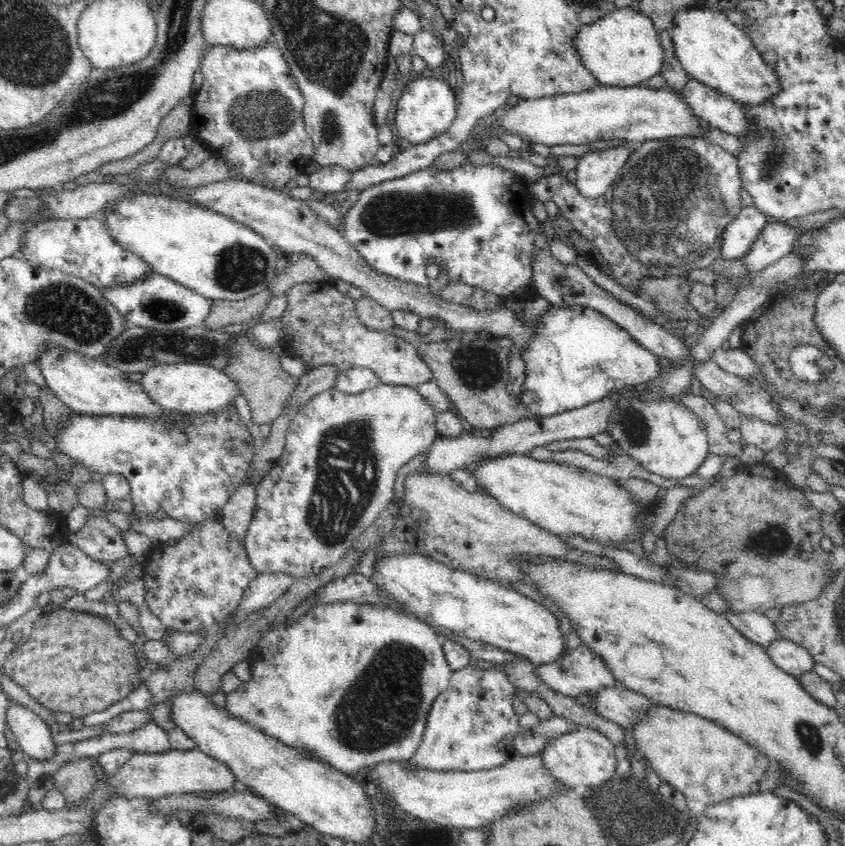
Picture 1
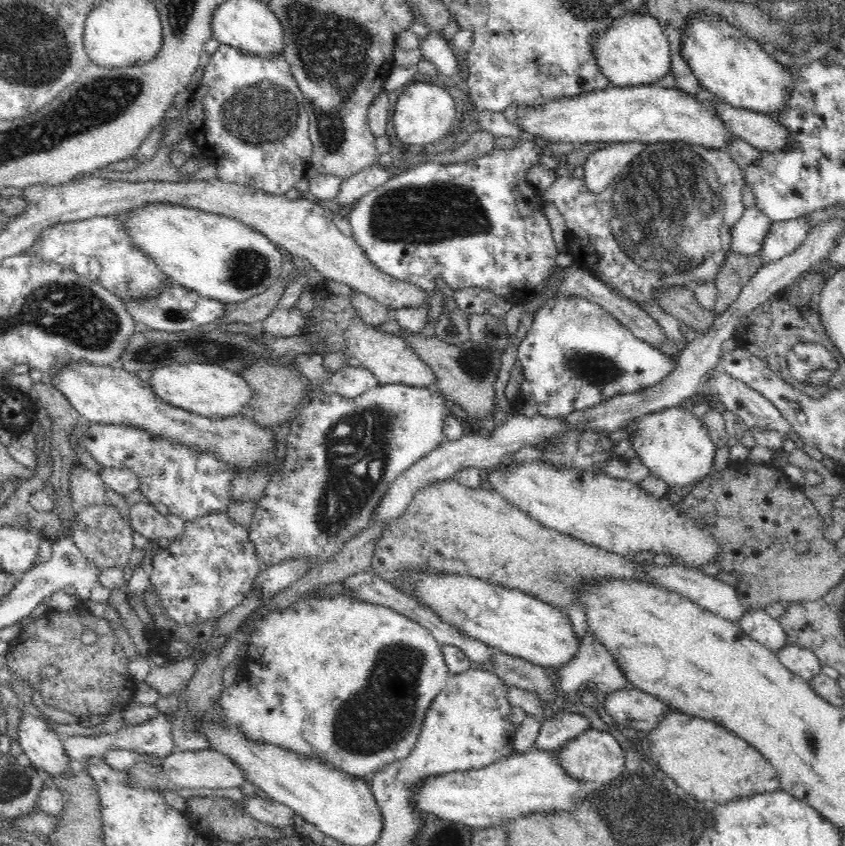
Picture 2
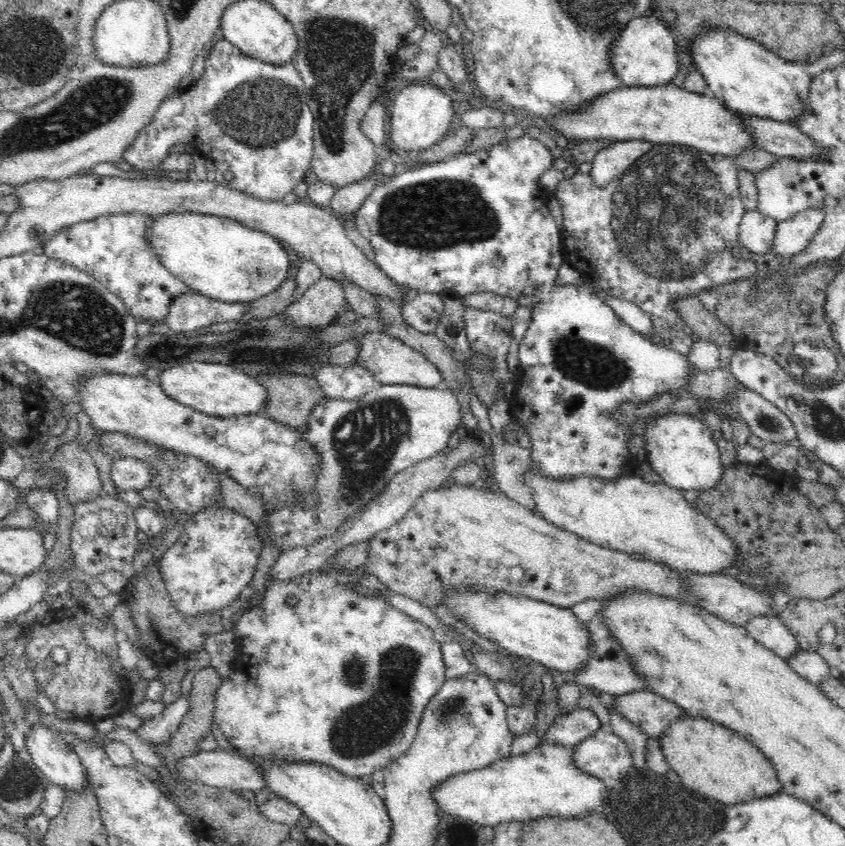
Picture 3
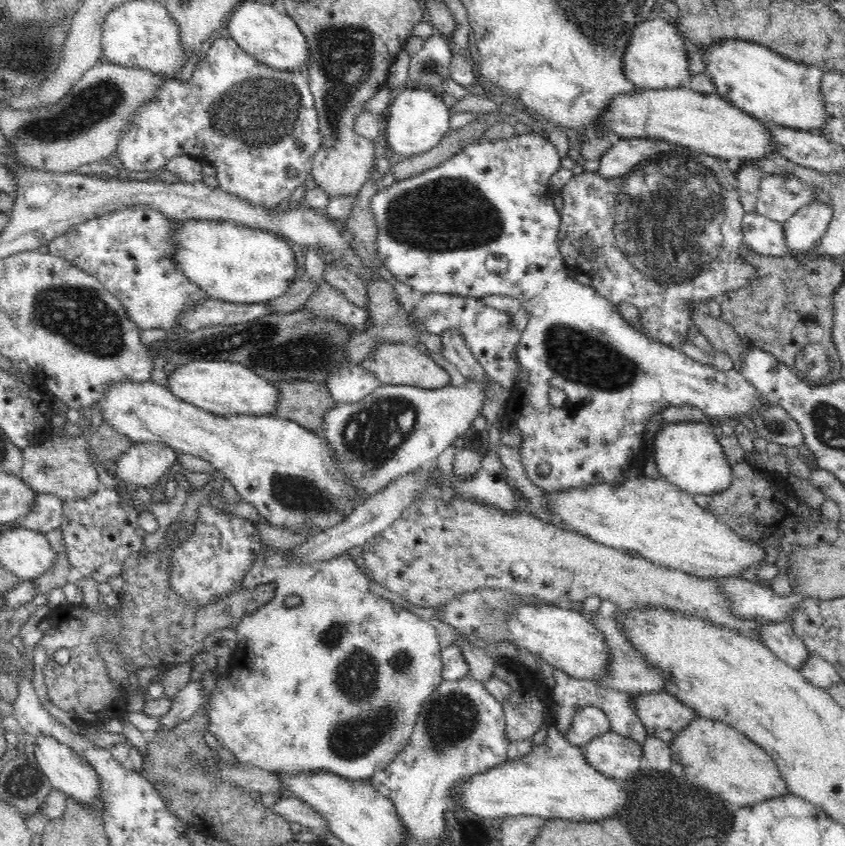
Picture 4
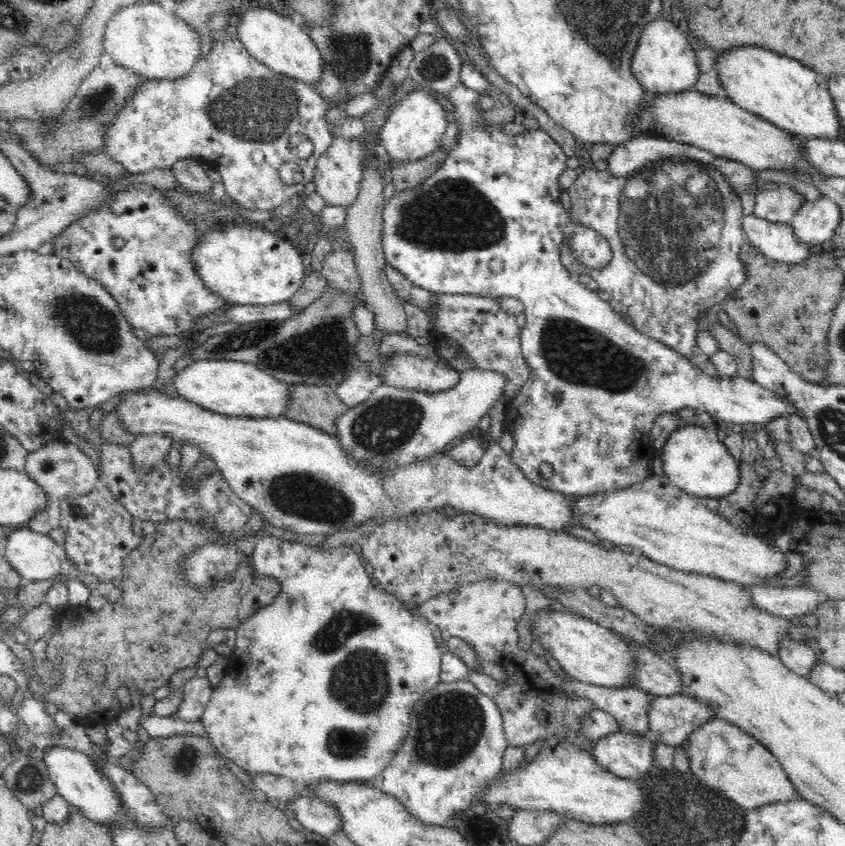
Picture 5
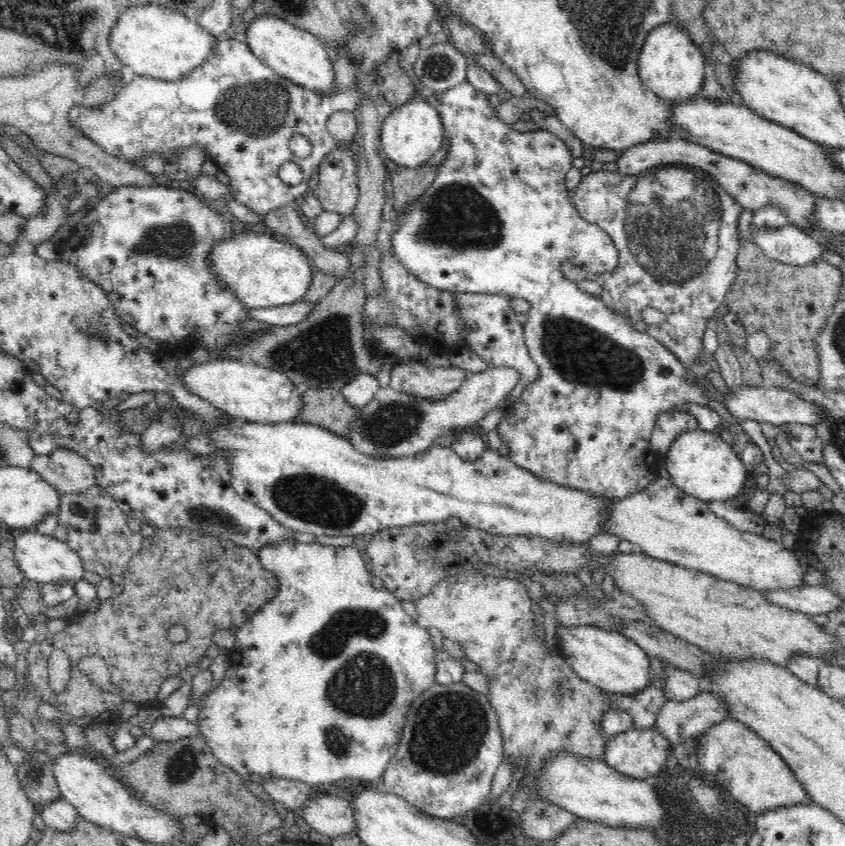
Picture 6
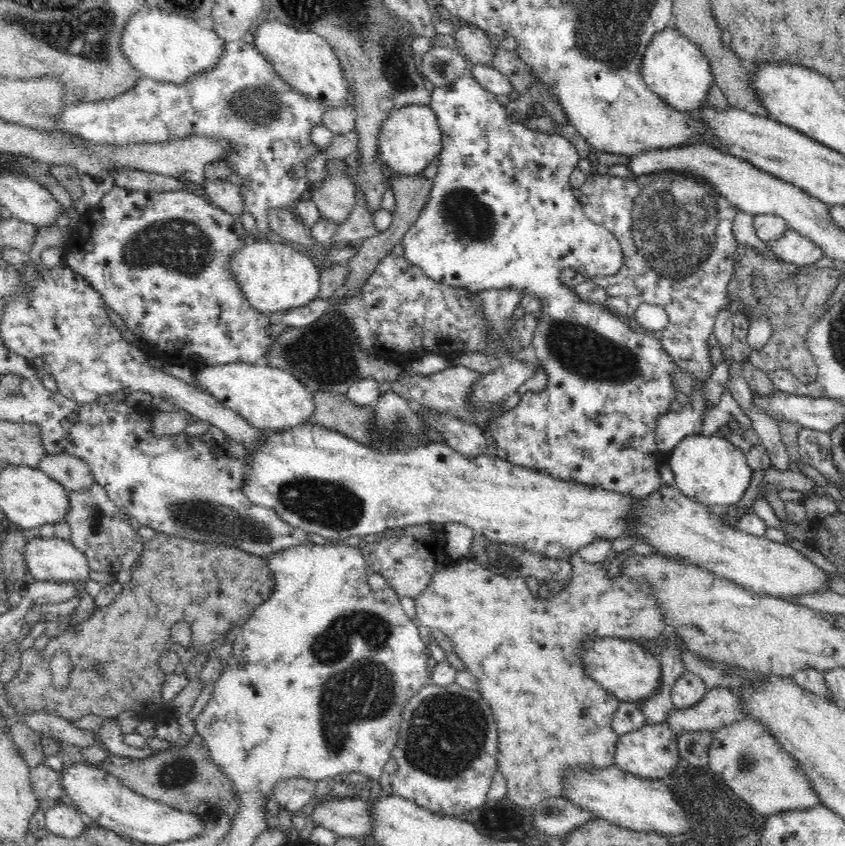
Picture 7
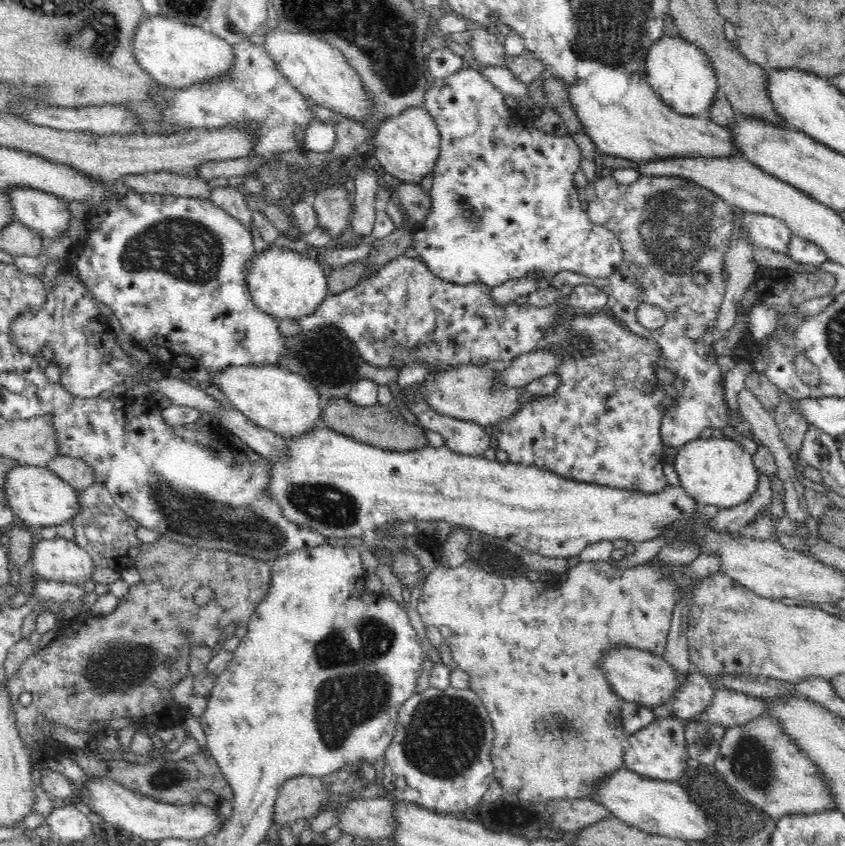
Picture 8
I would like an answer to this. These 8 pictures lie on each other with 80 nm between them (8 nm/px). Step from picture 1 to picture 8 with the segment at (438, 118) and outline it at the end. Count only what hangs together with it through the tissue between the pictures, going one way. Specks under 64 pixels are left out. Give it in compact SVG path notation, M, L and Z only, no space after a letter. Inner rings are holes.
M410 107L397 115L390 115L374 132L370 153L385 168L394 183L420 183L432 173L441 149L441 134L426 107Z

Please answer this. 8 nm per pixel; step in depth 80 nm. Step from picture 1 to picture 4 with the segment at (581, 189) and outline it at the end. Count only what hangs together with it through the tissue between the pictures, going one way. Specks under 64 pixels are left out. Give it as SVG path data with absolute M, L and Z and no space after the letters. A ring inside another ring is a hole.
M648 138L615 139L613 145L599 158L598 173L602 179L614 179L631 172L638 163L658 153L679 149L682 146Z

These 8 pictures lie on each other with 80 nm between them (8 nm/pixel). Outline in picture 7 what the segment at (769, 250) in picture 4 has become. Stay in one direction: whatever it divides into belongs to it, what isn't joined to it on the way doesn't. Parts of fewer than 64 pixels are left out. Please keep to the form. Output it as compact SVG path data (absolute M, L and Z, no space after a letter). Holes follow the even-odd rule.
M788 227L776 240L767 242L767 247L784 262L798 267L812 266L824 255L823 250L812 240Z

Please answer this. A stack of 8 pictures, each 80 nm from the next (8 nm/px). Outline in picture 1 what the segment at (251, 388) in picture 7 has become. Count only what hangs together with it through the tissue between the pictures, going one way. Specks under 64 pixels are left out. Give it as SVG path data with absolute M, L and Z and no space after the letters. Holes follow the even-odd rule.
M157 364L143 373L140 385L158 407L170 412L195 415L218 412L222 408L235 406L236 398L242 396L238 385L232 382L228 374L203 364Z

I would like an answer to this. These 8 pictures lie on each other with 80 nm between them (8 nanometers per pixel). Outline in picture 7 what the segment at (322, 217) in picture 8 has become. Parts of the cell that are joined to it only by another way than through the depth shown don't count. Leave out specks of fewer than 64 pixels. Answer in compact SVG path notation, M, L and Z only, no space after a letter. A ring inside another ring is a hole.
M328 159L325 169L326 178L320 188L313 190L312 200L318 205L322 217L339 225L356 206L357 186L348 174L344 159Z

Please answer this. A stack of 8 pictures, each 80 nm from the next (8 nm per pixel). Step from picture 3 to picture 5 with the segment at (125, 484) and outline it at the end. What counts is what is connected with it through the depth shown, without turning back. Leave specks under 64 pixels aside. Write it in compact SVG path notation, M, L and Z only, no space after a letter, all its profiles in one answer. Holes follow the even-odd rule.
M147 435L136 437L136 440L131 444L132 452L130 454L133 466L137 472L144 474L168 458L174 441L170 437L164 437L164 435Z

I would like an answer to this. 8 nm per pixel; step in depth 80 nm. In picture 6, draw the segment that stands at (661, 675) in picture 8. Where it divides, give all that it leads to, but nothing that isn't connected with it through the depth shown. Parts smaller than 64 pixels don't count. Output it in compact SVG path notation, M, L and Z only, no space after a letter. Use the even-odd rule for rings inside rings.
M558 625L556 632L560 653L566 657L573 672L602 691L619 695L640 694L651 683L650 658L641 646L622 633L594 625Z

